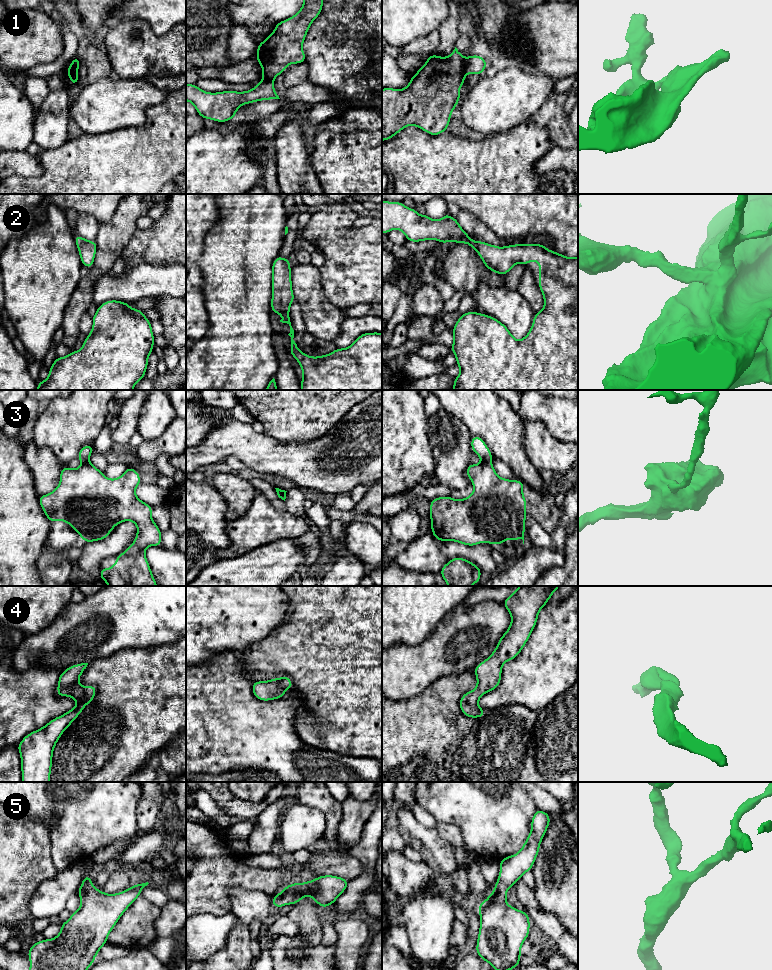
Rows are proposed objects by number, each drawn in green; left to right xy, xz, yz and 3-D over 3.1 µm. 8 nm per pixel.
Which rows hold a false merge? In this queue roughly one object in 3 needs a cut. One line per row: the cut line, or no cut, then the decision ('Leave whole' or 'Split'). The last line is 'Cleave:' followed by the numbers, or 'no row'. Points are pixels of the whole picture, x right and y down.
1: Split along yz (465, 59), (464, 73). Split
2: No split. Leave whole
3: Split along yz (482, 461), (490, 462). Split
4: No split. Leave whole
5: No split. Leave whole
Cleave: 1, 3

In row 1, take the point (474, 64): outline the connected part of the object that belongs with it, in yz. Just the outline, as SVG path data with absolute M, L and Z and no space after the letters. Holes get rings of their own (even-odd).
M470 55L465 59L464 72L465 74L482 75L487 66L486 60L479 55Z

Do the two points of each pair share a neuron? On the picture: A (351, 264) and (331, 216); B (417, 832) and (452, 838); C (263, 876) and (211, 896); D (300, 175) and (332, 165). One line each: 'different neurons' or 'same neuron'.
A: same neuron
B: different neurons
C: same neuron
D: different neurons

